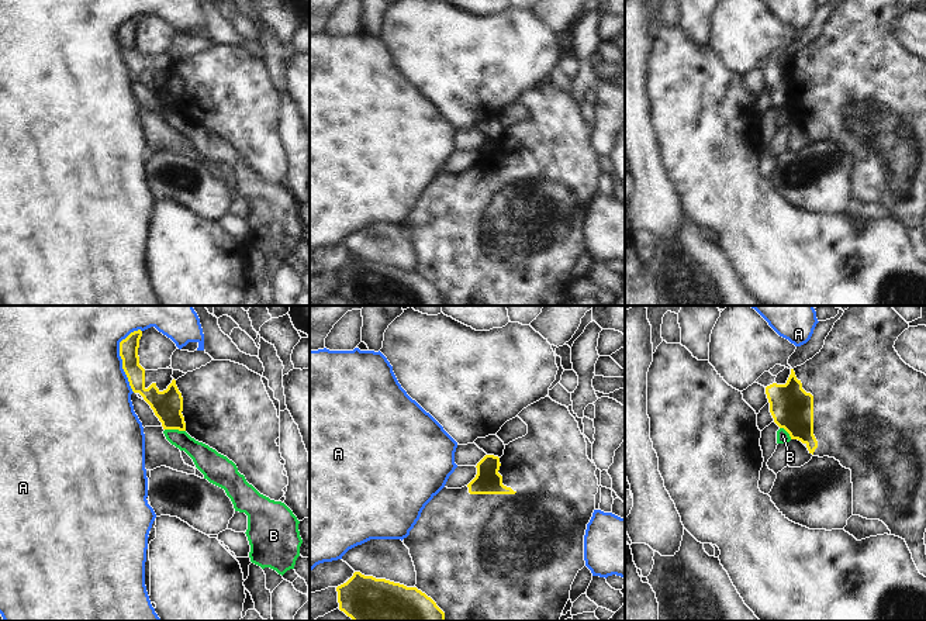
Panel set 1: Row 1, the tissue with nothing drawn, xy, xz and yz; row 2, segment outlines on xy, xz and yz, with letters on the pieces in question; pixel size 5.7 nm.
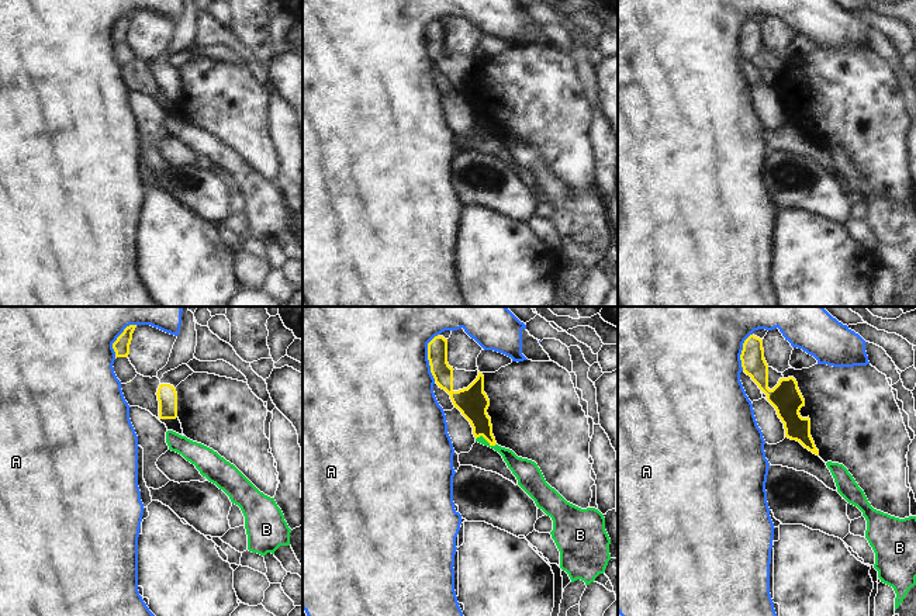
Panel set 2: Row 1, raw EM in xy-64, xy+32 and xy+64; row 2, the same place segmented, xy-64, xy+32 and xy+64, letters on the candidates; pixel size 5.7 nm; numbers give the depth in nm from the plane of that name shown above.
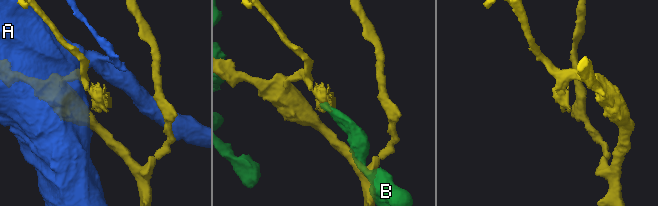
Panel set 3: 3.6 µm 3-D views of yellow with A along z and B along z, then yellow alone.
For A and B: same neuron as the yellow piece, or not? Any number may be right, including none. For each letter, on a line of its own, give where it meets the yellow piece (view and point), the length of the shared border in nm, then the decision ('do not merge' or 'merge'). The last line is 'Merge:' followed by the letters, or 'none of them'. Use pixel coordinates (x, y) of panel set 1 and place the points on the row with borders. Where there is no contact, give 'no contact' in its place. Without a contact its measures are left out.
A: xy (121, 358) | 380 nm | do not merge
B: xy (175, 428) | 120 nm | do not merge
Merge: none of them

